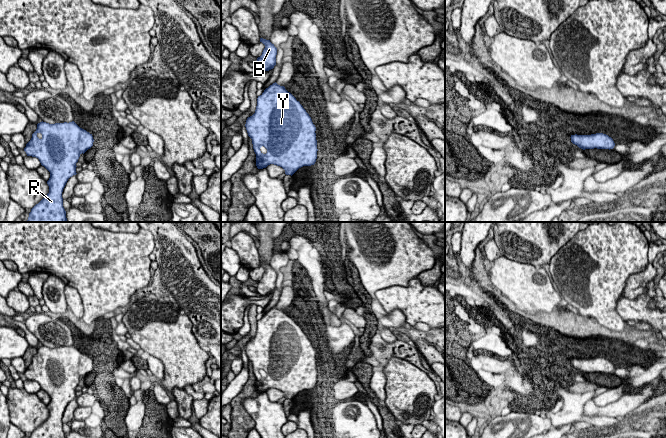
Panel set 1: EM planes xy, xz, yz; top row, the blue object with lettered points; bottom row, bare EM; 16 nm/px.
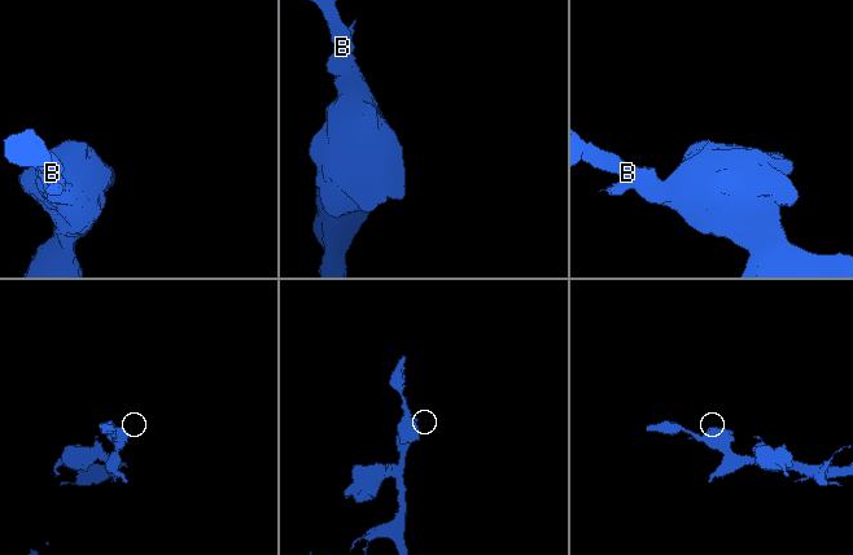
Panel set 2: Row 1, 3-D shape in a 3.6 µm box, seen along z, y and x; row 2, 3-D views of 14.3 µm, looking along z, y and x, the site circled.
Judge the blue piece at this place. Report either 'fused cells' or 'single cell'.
single cell

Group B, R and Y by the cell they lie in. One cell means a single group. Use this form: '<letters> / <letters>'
B R Y

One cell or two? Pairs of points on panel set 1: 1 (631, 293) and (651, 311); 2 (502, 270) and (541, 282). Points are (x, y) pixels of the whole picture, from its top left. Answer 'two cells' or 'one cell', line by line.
1: two cells
2: one cell

